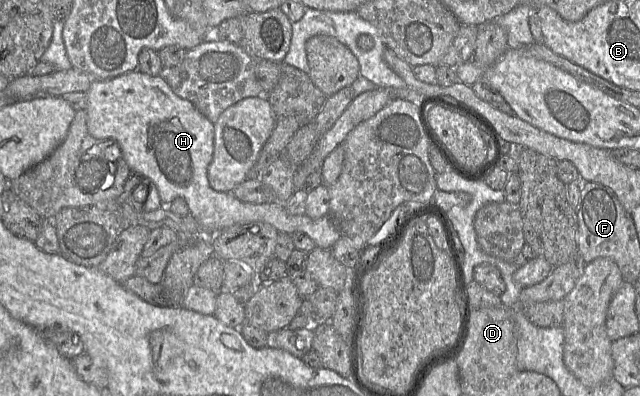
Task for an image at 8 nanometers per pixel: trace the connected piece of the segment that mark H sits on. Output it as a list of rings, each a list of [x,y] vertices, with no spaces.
[[[134,70],[110,79],[96,79],[87,90],[88,133],[98,140],[114,140],[120,147],[122,157],[130,171],[149,178],[157,187],[162,206],[168,206],[173,200],[183,198],[193,216],[204,230],[204,235],[215,234],[235,225],[246,225],[251,222],[264,222],[272,225],[279,233],[293,234],[302,232],[308,235],[316,247],[330,250],[341,237],[341,233],[327,215],[312,219],[306,214],[292,215],[284,204],[277,202],[253,204],[242,202],[231,192],[218,192],[211,188],[208,180],[208,167],[214,152],[214,123],[210,122],[188,100],[177,96],[160,76],[151,76]]]

